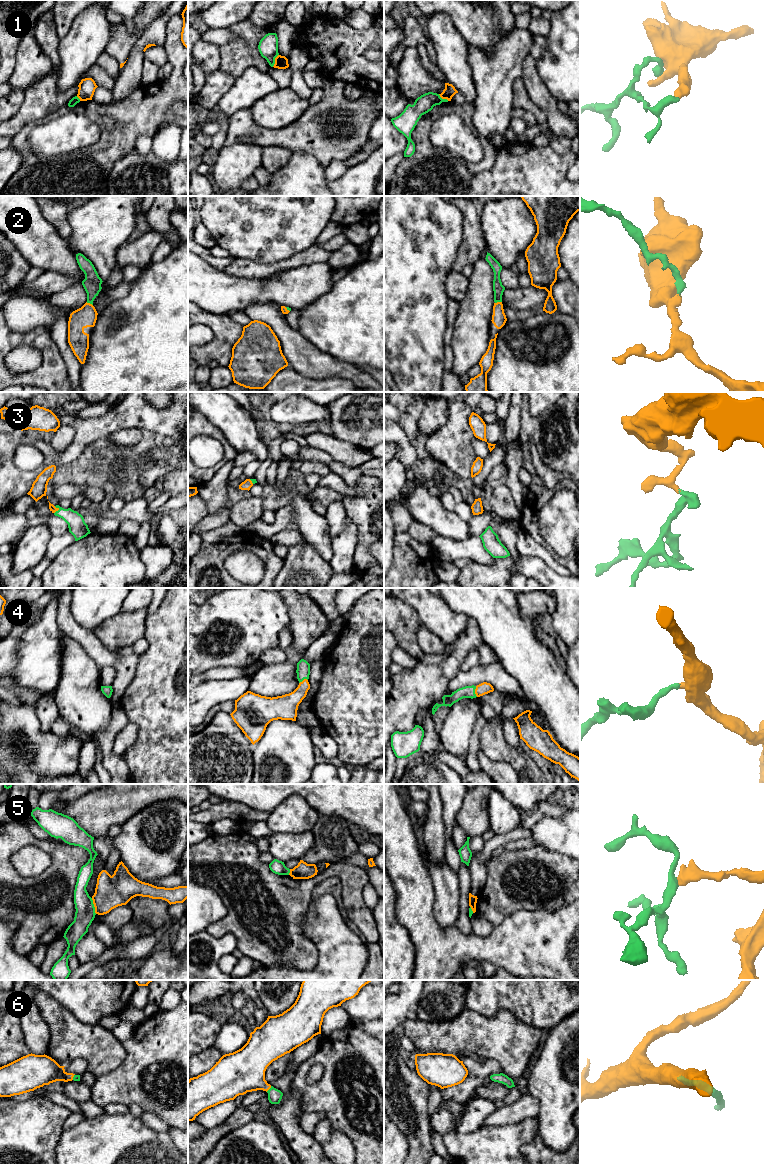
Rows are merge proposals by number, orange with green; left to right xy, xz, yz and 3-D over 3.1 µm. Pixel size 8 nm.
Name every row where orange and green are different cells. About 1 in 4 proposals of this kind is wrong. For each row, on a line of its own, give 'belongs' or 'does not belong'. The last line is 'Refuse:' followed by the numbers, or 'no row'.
1: does not belong
2: belongs
3: belongs
4: belongs
5: does not belong
6: belongs
Refuse: 1, 5

